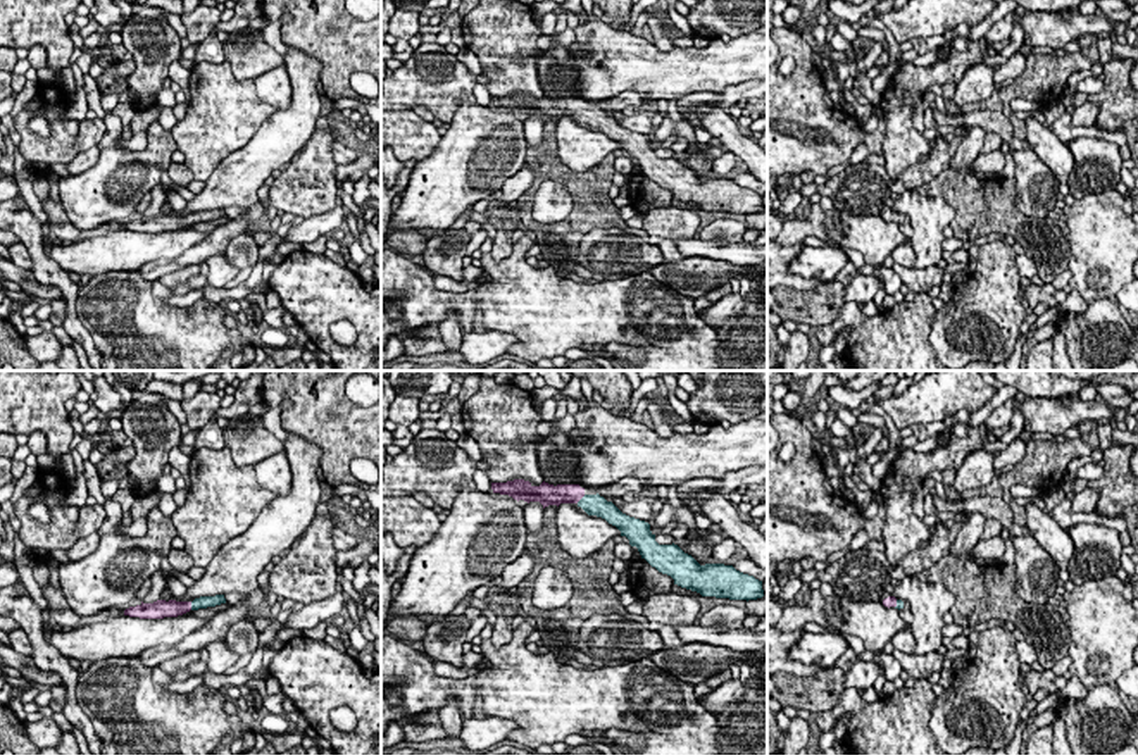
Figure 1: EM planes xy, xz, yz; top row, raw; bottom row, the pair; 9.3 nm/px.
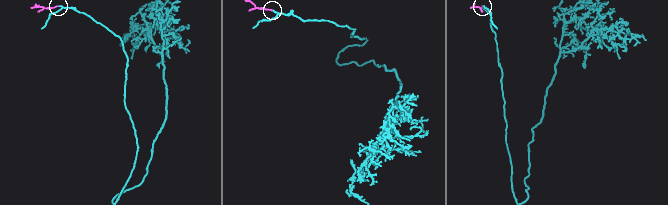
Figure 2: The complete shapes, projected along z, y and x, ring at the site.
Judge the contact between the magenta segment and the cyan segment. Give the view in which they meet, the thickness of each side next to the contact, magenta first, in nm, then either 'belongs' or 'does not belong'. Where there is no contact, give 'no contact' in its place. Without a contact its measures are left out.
xy | 160/120 nm | belongs

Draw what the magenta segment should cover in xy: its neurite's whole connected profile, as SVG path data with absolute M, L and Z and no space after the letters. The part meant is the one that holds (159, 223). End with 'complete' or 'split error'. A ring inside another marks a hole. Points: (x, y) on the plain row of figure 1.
M224 209L216 210L200 210L193 215L176 215L176 214L157 214L153 217L140 217L136 221L129 221L124 224L124 229L140 231L140 233L164 233L164 231L178 231L190 224L207 222L226 217Z | split error

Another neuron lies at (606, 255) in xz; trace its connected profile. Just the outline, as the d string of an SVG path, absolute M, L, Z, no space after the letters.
M614 228L591 229L583 236L579 253L581 265L595 281L629 278L666 262L659 245L650 245L636 234L617 234Z

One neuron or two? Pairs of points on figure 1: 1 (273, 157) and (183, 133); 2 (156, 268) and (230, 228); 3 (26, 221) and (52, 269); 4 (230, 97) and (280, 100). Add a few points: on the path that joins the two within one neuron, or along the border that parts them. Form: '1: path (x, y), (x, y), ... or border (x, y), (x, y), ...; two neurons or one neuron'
1: border (266, 119), (209, 176); two neurons
2: path (175, 264), (211, 245); one neuron
3: path (30, 233), (40, 257); one neuron
4: border (252, 80), (256, 93), (276, 109); two neurons

